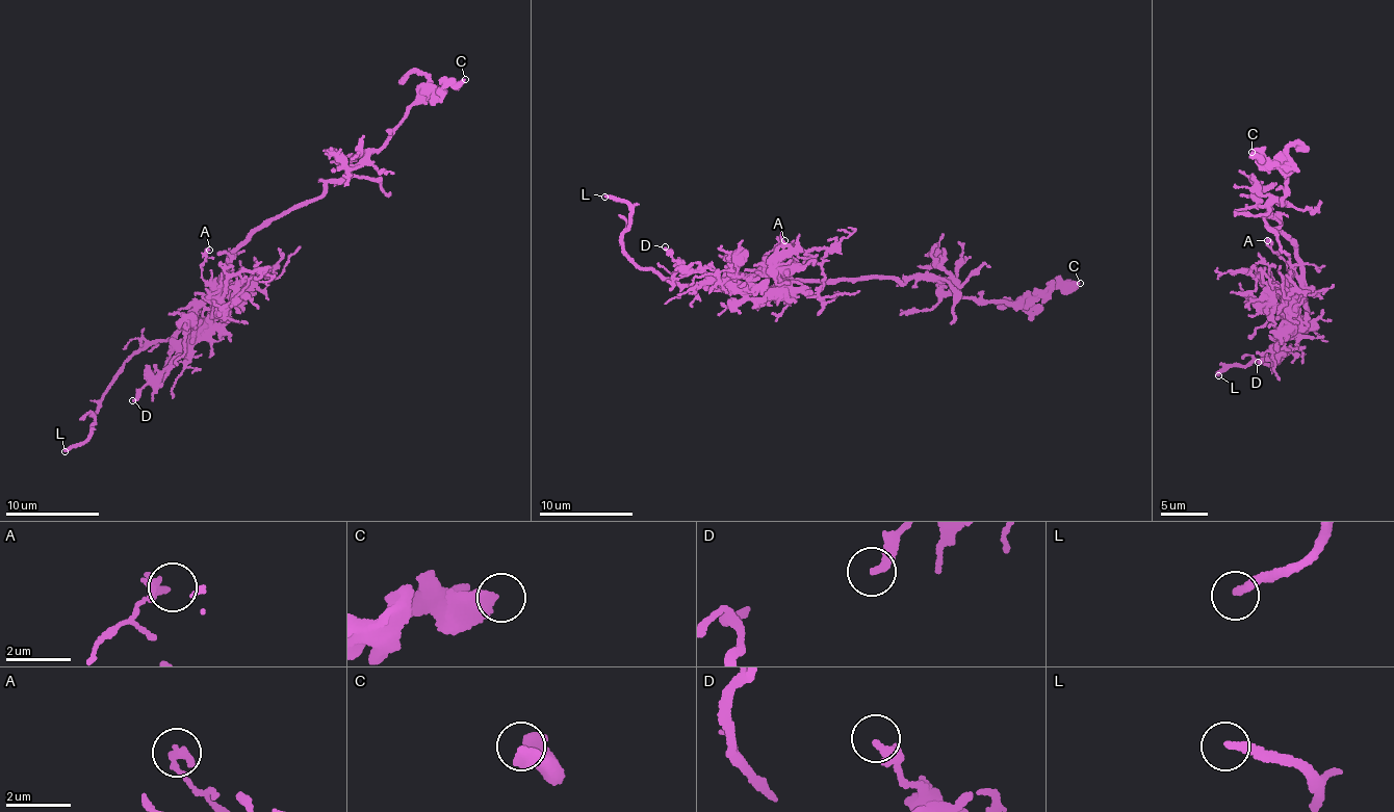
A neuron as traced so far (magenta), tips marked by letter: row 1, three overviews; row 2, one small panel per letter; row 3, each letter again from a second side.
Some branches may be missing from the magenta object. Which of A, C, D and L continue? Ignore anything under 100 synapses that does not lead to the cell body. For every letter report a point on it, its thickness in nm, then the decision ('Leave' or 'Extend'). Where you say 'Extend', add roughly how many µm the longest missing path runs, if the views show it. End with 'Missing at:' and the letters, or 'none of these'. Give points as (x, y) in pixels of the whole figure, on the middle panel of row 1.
A: Place: (784, 240). Thickness 200 nm. Leave
C: Place: (1080, 283). Thickness 400 nm. Leave
D: Place: (665, 246). Thickness 280 nm. Leave
L: Place: (604, 197). Thickness 260 nm. Extend. Missing length about 15 µm
Missing at: L

